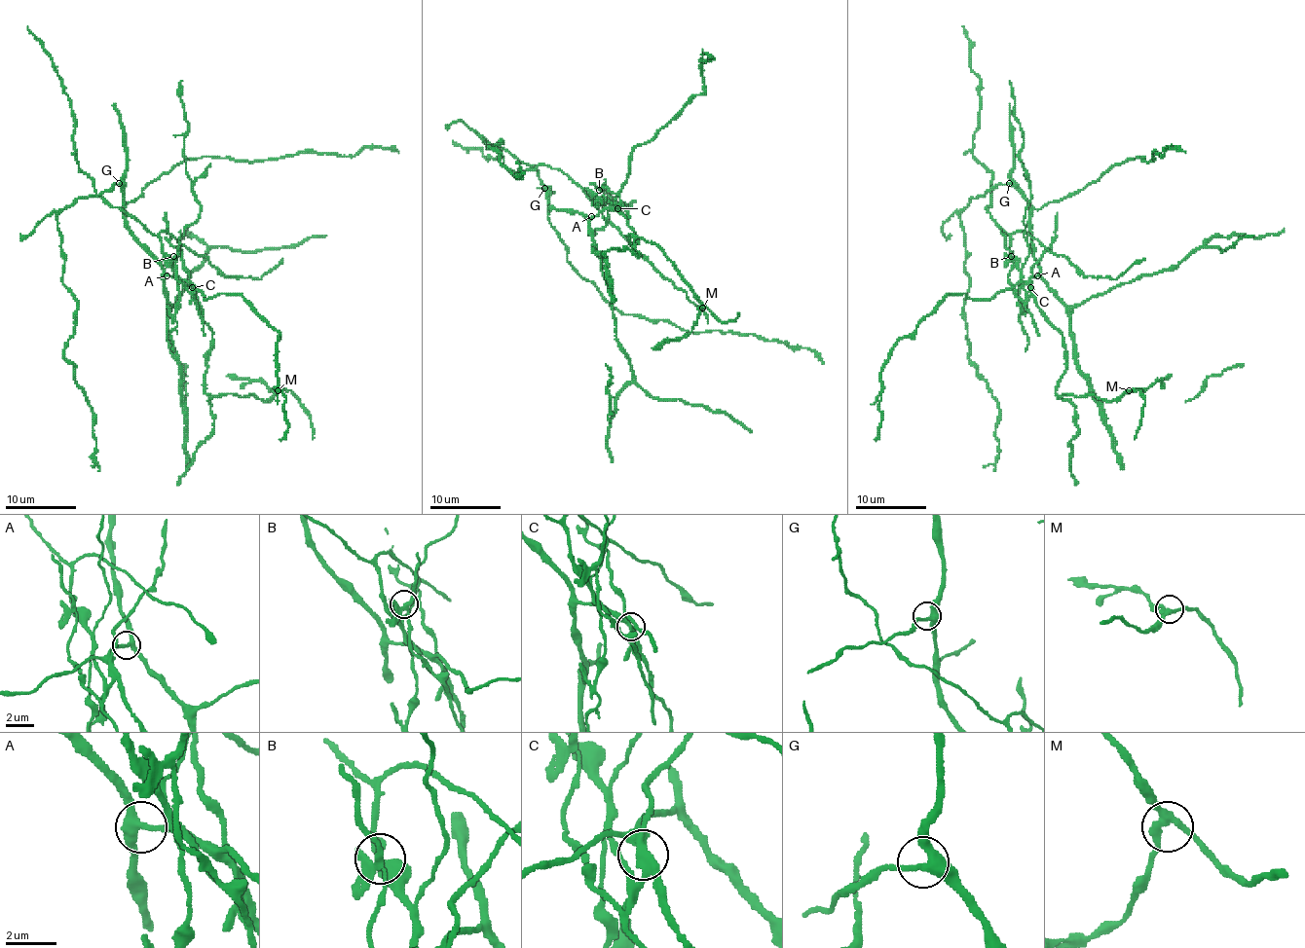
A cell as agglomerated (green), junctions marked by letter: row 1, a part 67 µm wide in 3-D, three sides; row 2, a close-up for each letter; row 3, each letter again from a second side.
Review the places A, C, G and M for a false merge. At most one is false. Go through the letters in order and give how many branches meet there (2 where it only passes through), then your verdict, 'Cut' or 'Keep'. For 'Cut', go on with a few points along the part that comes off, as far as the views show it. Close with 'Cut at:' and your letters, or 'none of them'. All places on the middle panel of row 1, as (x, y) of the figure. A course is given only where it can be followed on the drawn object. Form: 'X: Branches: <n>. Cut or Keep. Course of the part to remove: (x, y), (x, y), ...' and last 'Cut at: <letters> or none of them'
A: Branches: 3. Keep
C: Branches: 4. Cut. Course of the part to remove: (617, 209), (558, 168), (537, 164), (508, 170), (500, 151), (500, 156), (488, 158), (453, 140)
G: Branches: 3. Keep
M: Branches: 3. Keep
Cut at: C

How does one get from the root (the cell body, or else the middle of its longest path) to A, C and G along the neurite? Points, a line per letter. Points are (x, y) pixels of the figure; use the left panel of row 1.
A: (151, 256), (167, 275)
C: (151, 256), (167, 273), (184, 279), (193, 288)
G: (151, 256), (126, 223), (123, 186), (119, 183)

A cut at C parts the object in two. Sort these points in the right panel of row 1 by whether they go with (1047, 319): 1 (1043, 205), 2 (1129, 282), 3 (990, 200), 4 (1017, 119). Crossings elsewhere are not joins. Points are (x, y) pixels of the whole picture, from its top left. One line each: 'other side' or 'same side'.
1: same side
2: same side
3: other side
4: other side

